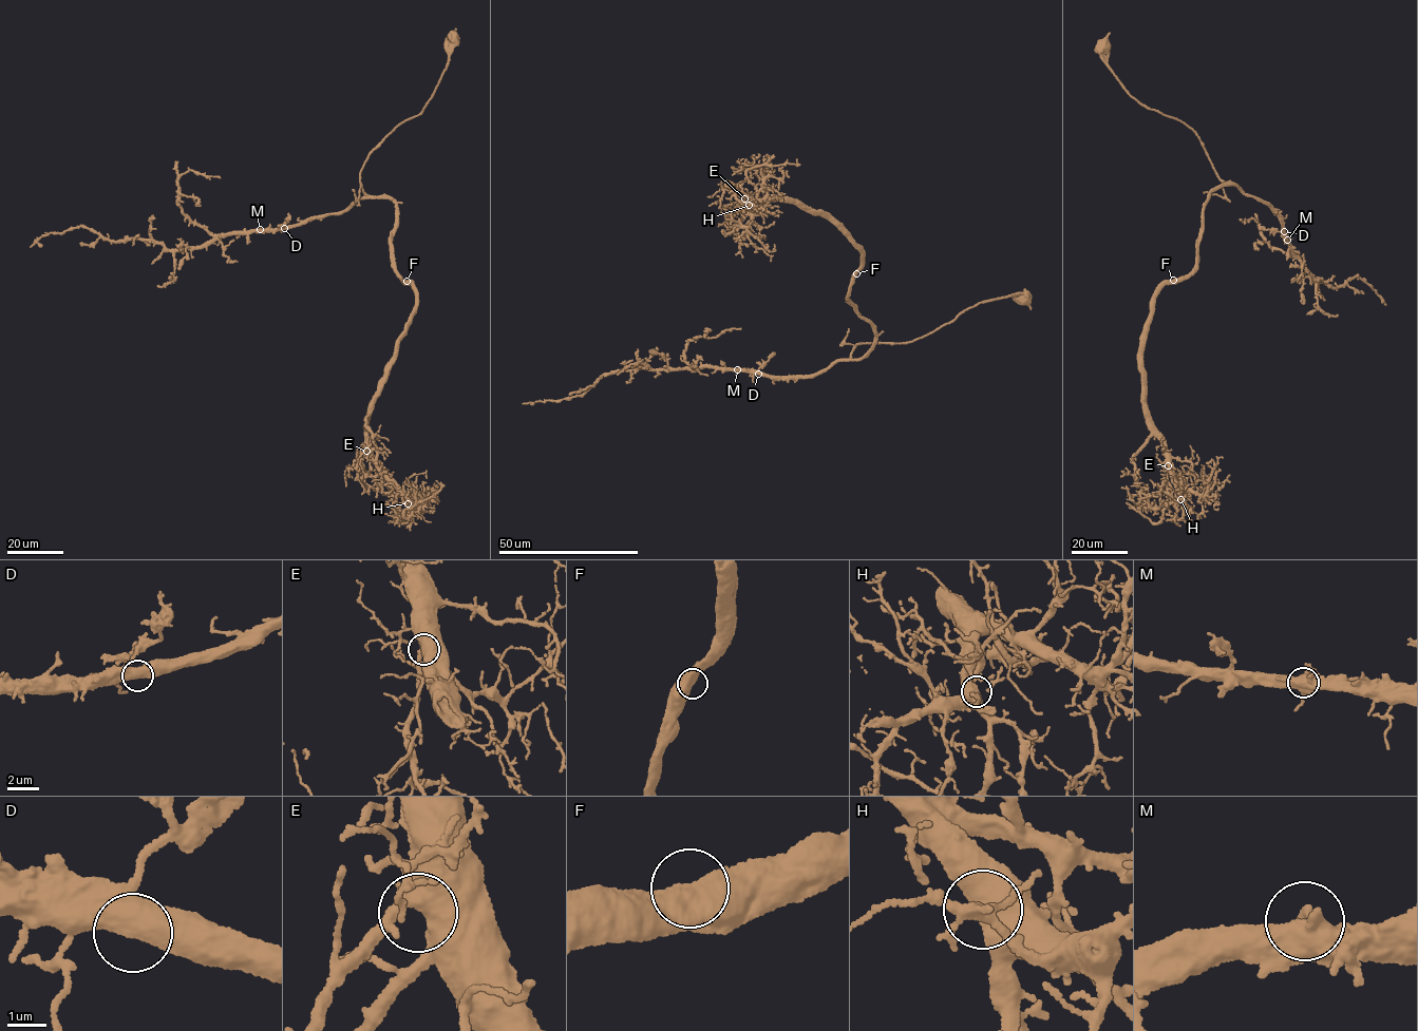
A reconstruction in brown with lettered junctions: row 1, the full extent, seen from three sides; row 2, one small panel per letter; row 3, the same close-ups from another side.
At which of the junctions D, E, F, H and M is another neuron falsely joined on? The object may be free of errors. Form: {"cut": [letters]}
{"cut": []}

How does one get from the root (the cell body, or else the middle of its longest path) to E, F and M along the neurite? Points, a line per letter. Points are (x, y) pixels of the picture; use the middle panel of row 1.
E: (1024, 299), (852, 359), (875, 335), (846, 301), (859, 250), (804, 205), (744, 198)
F: (1024, 299), (982, 301), (907, 342), (858, 343), (853, 360), (867, 356), (875, 335), (846, 301), (856, 273)
M: (1024, 299), (1016, 293), (982, 301), (907, 342), (858, 343), (850, 358), (814, 374), (780, 379), (737, 369)

